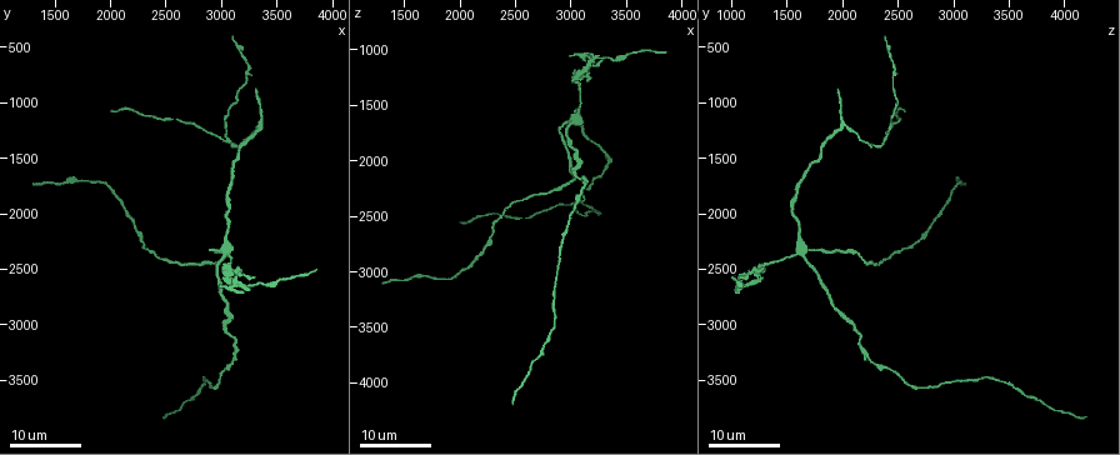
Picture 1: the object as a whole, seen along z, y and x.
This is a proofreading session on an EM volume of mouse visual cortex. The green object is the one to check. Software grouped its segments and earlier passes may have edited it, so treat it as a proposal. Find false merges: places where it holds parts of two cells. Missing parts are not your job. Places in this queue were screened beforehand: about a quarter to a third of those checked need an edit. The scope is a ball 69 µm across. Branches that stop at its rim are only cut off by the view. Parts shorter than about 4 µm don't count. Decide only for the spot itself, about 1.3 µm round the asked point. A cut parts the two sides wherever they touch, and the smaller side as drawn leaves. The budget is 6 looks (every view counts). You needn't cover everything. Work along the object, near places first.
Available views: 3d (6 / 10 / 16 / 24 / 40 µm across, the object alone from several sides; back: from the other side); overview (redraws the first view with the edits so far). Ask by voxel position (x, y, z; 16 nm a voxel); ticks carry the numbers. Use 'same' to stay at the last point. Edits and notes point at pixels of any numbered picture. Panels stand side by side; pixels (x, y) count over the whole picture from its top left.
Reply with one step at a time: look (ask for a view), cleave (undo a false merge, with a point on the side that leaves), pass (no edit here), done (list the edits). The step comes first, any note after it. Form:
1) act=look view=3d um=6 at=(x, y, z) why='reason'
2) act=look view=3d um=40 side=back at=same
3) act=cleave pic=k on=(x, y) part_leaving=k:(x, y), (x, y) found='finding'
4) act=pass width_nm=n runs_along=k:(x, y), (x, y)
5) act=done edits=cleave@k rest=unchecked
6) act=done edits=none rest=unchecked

act=look view=3d um=24 at=(3340, 1180, 2000) why='arms part here'

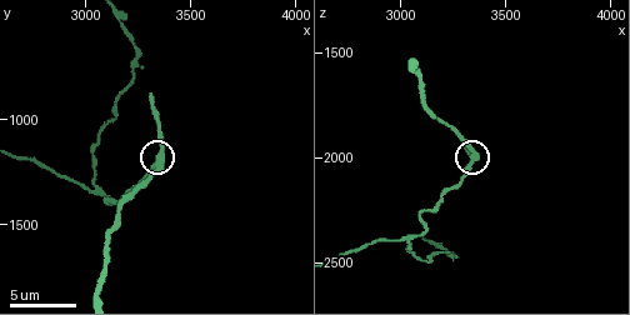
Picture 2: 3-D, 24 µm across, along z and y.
act=look view=3d um=10 at=(3340, 1180, 2000)

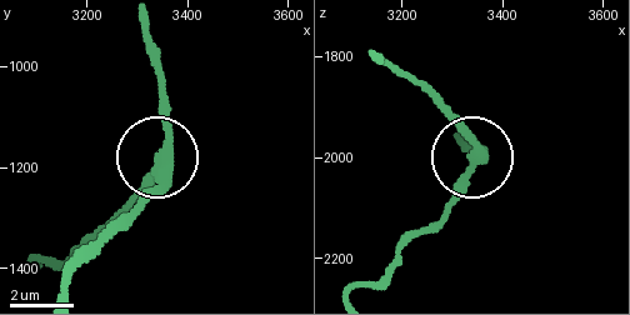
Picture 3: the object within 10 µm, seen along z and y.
act=pass arms=3 runs_along=3:(69, 288), (76, 264), (154, 183), (165, 73) found='continuous, no second cell'

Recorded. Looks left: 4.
act=look view=3d um=10 at=(3050, 1320, 2390) why='branch point'

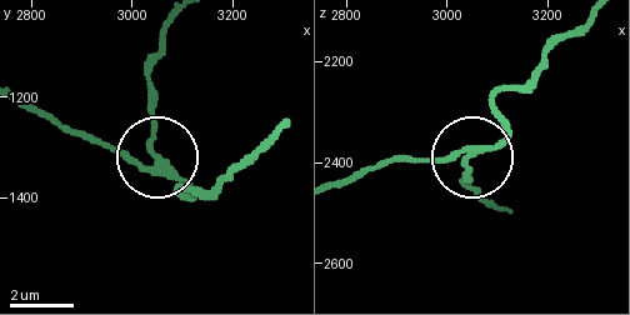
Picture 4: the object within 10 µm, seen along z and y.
act=cleave pic=4 on=(151, 126) part_leaving=4:(166, 166), (150, 136), (150, 64), (164, 24) found='two cells meet here'

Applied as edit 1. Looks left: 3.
act=done edits=cleave@4 rest=unchecked

